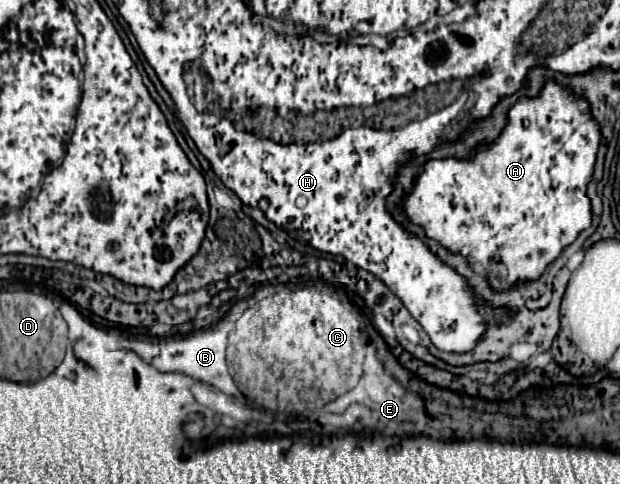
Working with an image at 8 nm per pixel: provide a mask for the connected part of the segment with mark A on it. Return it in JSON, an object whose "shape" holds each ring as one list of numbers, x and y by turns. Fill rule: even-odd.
{"shape":[[548,79,546,85,540,89,540,93,536,97,518,97,518,101,514,103,514,107,508,111,508,121,506,127,502,129,502,133,498,135,498,139,494,139,488,145,478,145,474,151,472,159,456,159,456,157,448,157,448,159,428,159,422,165,422,171,418,175,418,179,412,183,412,189,406,193,406,197,400,203,400,209,404,211,404,215,418,227,424,229,426,237,436,239,444,249,452,251,452,253,460,253,462,257,468,259,470,265,484,265,486,269,486,277,492,289,510,289,518,283,528,283,528,281,536,281,542,277,542,273,546,271,546,267,562,253,562,249,566,249,568,245,572,245,576,241,576,237,588,229,592,225,592,205,590,199,586,197,586,187,592,181,592,173,594,173,594,163,596,163,596,153,598,153,598,145,600,145,600,125,592,115,590,103,576,95,572,89,566,89,564,85,556,83,554,79],[490,265,496,265,494,269,490,269]]}

